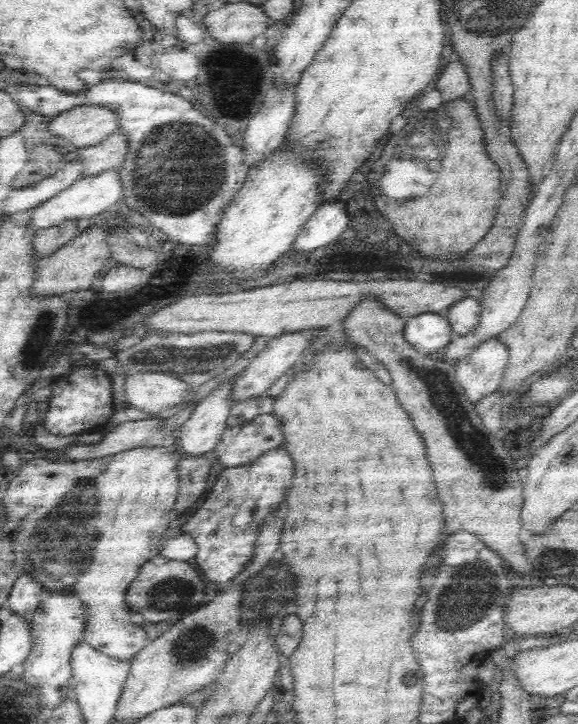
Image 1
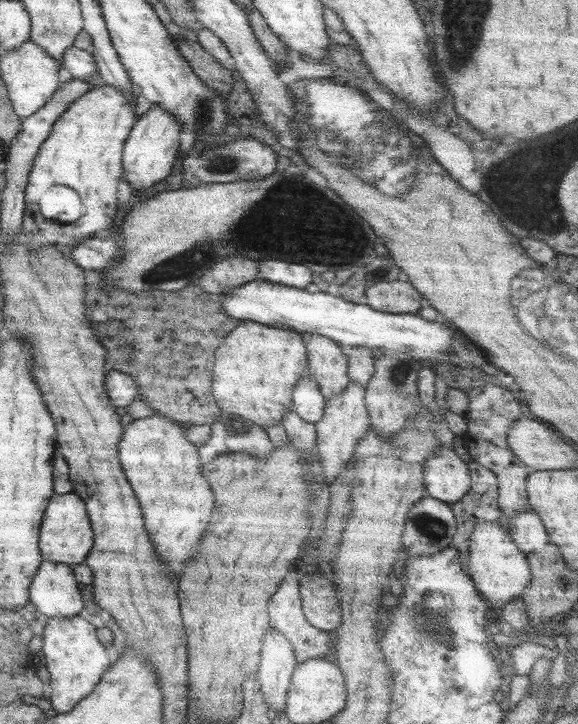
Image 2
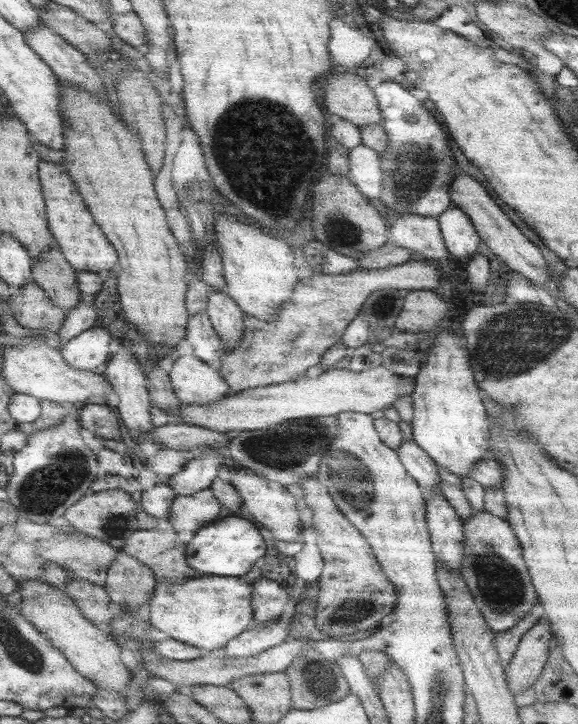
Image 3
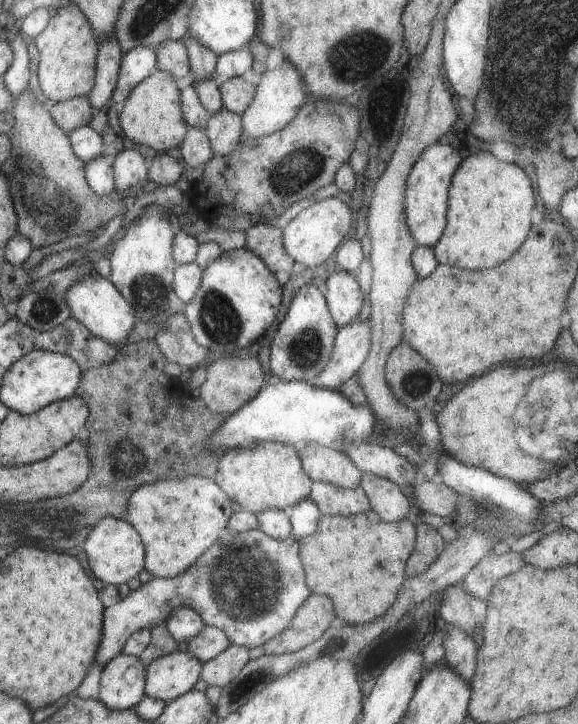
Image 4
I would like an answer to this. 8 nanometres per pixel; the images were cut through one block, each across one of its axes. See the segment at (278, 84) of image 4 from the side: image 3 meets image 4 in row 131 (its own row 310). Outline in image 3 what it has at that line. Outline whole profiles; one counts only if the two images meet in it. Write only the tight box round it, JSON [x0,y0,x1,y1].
[215,212,299,324]

